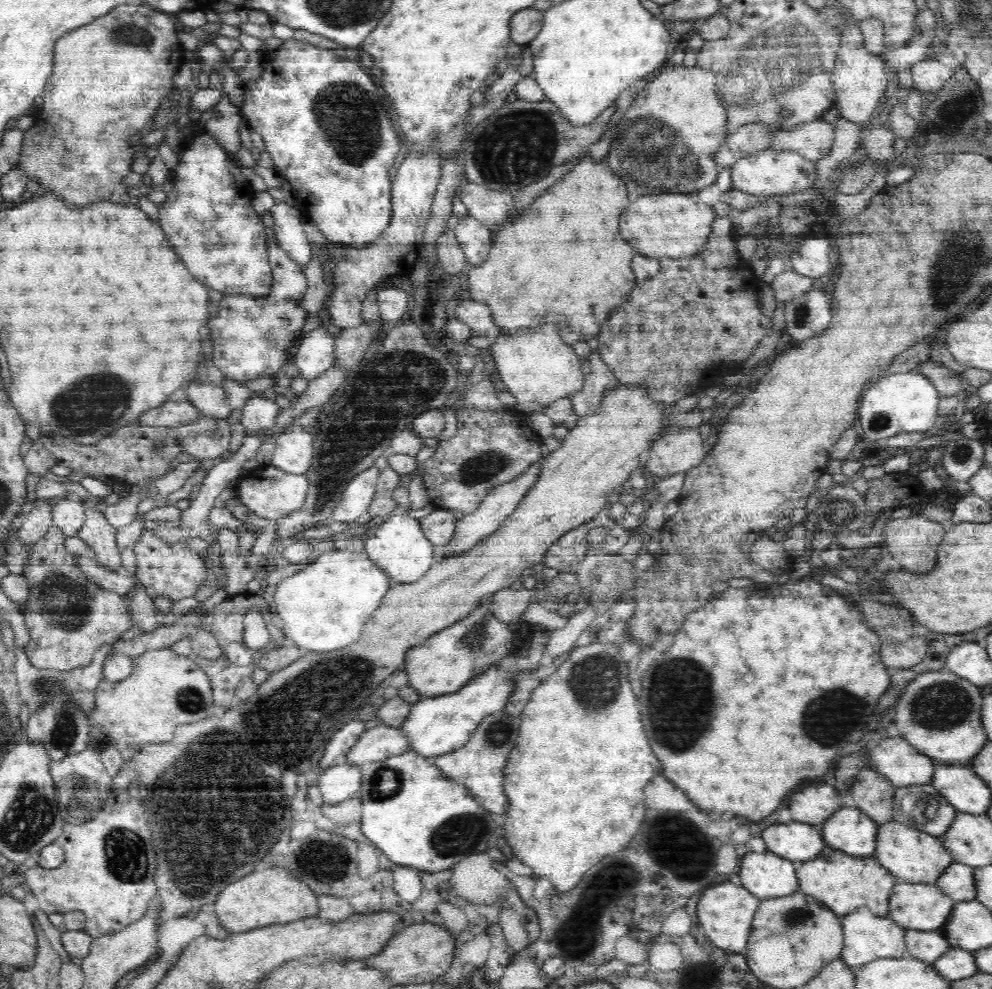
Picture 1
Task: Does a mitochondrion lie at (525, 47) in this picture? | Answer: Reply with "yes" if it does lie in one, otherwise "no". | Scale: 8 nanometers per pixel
no

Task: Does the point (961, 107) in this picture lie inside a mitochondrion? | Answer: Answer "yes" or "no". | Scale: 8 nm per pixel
yes

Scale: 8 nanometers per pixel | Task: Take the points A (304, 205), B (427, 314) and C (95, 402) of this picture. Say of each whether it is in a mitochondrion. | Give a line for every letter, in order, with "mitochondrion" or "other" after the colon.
A: other
B: mitochondrion
C: mitochondrion

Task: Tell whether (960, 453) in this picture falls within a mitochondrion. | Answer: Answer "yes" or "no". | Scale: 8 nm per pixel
yes

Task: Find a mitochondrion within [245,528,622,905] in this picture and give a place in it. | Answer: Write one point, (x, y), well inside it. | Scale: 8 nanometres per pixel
(328, 862)

